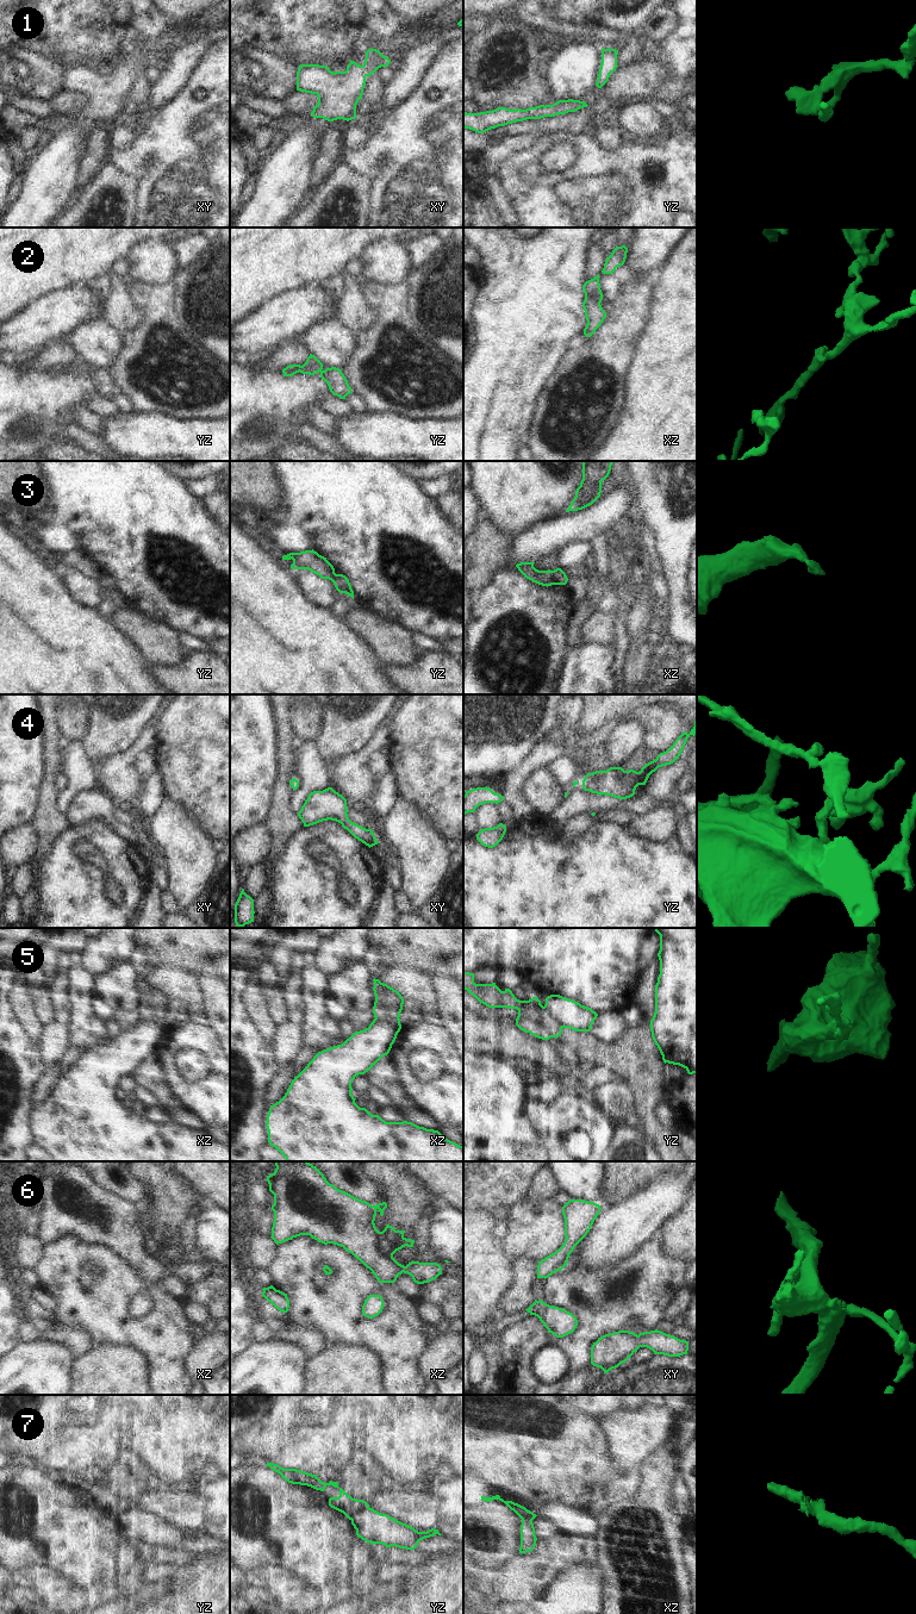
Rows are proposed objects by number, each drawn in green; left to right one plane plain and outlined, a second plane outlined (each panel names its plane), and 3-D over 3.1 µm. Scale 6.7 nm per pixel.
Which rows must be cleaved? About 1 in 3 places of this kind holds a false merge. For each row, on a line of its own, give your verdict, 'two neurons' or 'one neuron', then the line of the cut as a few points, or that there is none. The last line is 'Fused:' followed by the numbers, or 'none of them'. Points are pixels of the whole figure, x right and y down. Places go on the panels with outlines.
1: one neuron; cut none
2: one neuron; cut none
3: two neurons; cut yz (336, 574), (331, 580)
4: one neuron; cut none
5: two neurons; cut xz (398, 1016), (375, 1019)
6: one neuron; cut none
7: two neurons; cut yz (368, 1507), (350, 1519)
Fused: 3, 5, 7

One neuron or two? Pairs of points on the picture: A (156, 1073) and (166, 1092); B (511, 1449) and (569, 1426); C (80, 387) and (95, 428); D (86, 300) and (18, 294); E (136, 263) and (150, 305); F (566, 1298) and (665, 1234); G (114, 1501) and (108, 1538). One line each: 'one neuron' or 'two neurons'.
A: one neuron
B: one neuron
C: two neurons
D: two neurons
E: two neurons
F: two neurons
G: two neurons

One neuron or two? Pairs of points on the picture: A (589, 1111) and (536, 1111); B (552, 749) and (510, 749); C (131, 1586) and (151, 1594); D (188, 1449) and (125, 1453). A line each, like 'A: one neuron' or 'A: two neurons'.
A: one neuron
B: two neurons
C: two neurons
D: two neurons

